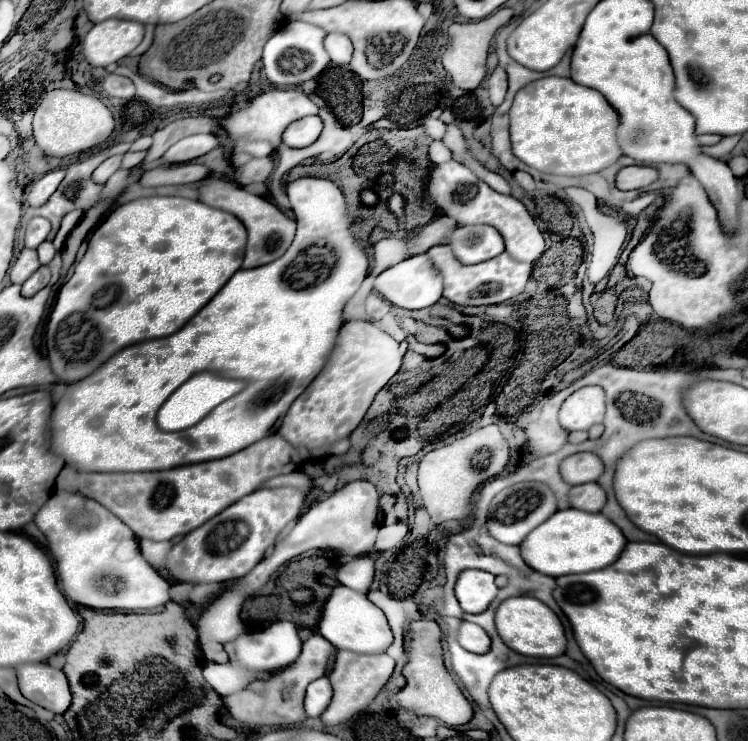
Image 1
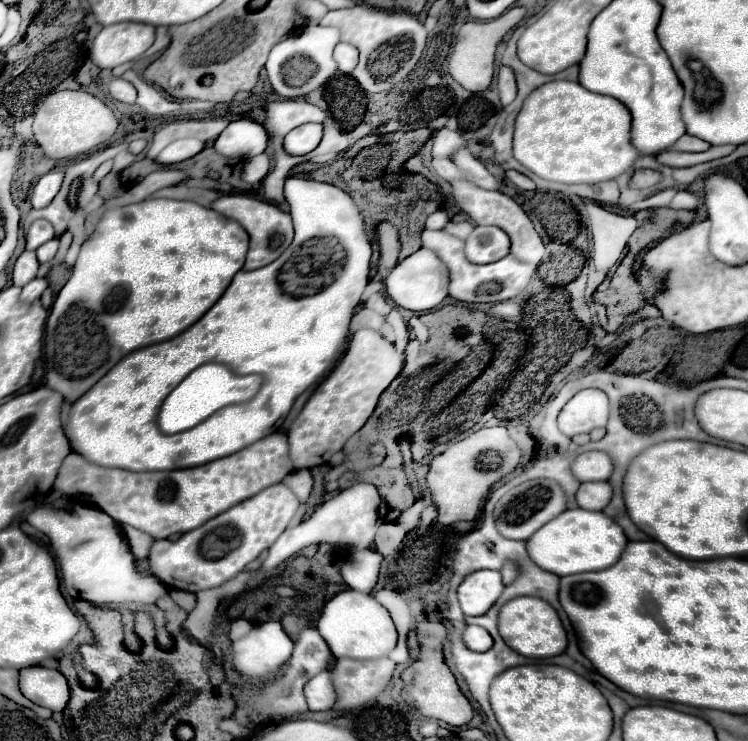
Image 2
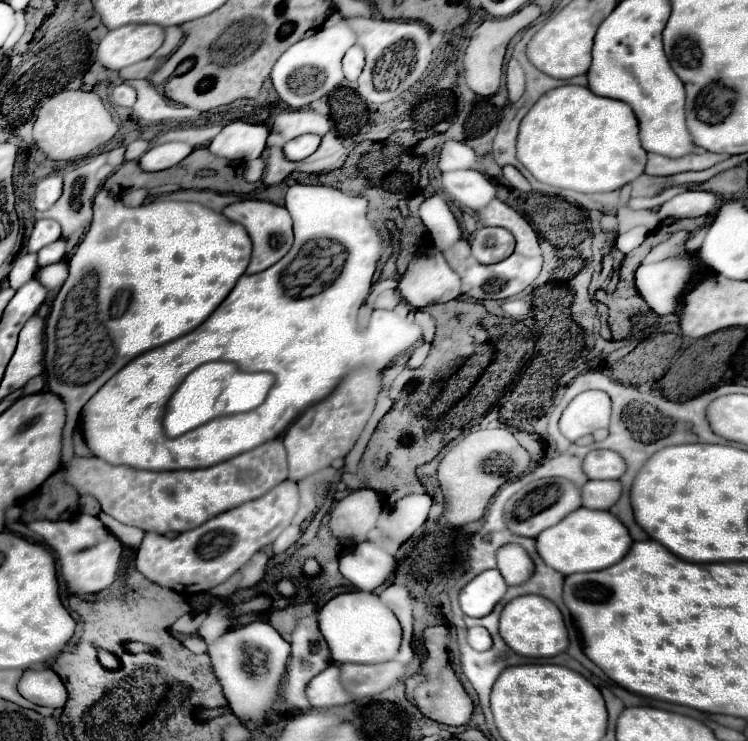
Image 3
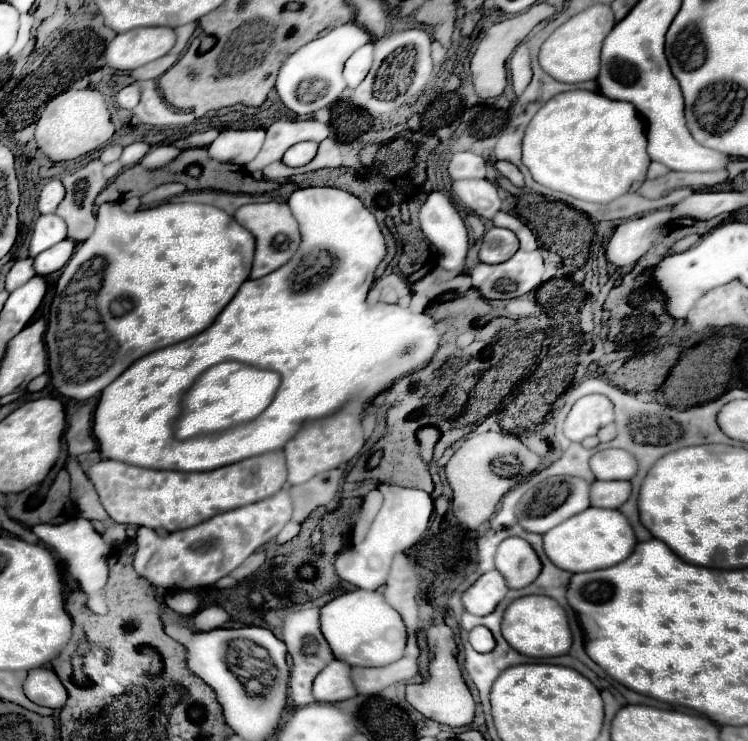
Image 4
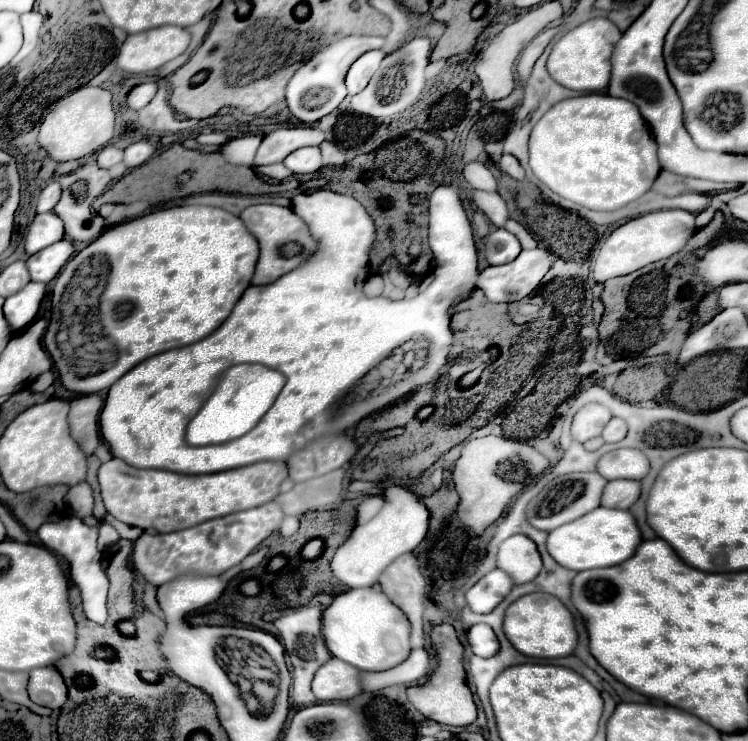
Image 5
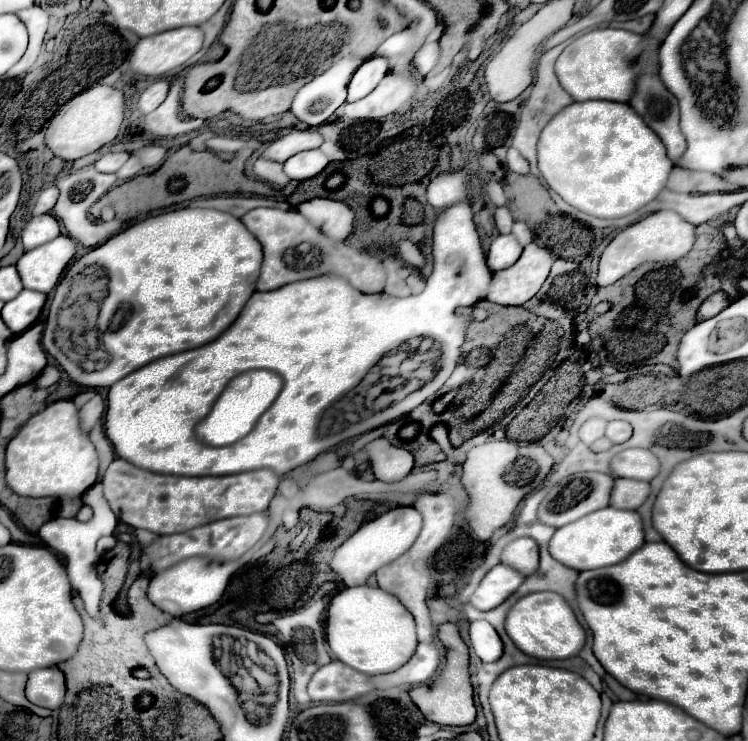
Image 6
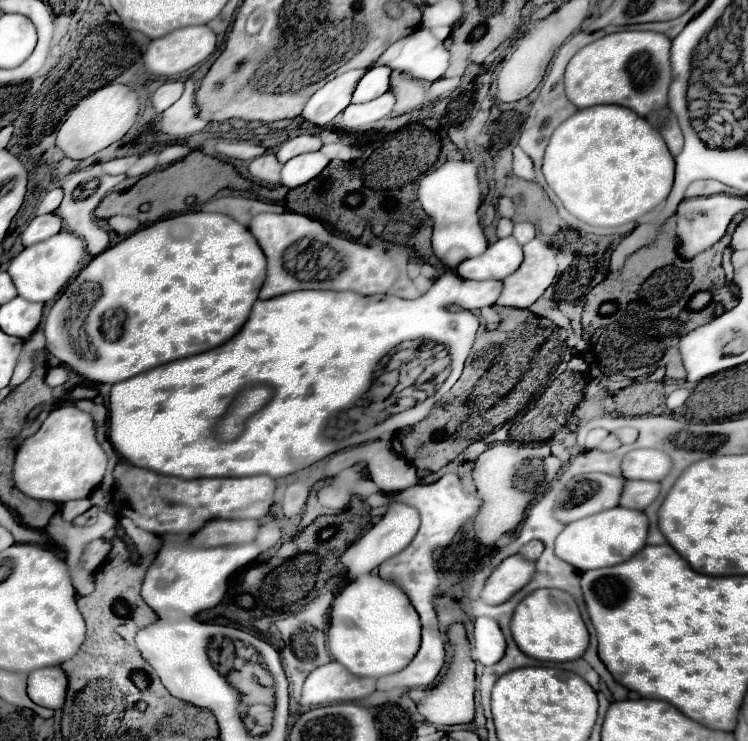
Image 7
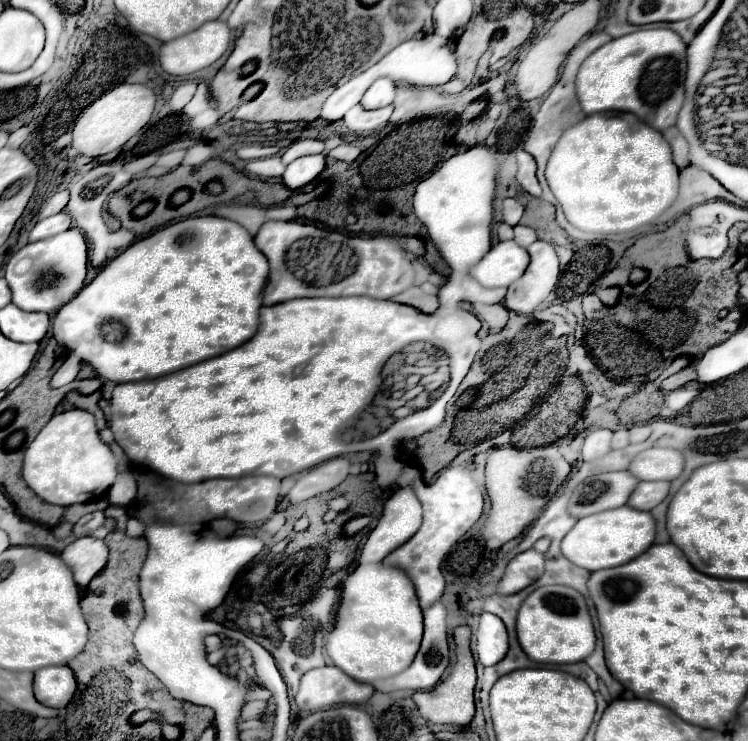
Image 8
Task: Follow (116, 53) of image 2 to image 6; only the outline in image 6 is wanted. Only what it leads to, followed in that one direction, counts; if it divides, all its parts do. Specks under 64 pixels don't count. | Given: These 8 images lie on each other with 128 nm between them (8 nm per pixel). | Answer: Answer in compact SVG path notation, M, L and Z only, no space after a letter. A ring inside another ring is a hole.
M192 26L140 38L128 54L128 66L134 74L160 78L194 56L202 48L202 40L202 30Z

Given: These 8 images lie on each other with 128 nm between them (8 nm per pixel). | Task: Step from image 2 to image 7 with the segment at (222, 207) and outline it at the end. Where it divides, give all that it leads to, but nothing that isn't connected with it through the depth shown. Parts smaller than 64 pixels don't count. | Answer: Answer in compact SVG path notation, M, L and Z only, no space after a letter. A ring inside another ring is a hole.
M296 212L256 214L248 230L266 254L266 282L260 298L274 298L294 290L352 290L358 294L386 294L396 280L396 266L380 246L364 246L356 240L334 236L328 228L310 216Z

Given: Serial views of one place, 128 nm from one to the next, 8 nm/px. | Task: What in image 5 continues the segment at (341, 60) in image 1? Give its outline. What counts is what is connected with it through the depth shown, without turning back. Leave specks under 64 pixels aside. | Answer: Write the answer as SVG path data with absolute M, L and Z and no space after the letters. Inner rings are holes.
M368 50L350 66L350 70L346 74L346 86L348 86L350 96L354 96L356 92L362 92L366 88L370 76L376 72L376 68L380 68L382 58L384 58L382 50Z

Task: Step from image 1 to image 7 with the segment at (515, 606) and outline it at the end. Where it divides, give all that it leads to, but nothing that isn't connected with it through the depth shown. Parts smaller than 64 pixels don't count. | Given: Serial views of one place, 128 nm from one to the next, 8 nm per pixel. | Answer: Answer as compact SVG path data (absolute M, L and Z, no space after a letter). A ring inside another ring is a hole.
M536 590L528 594L514 610L510 622L518 648L542 662L570 662L582 658L588 648L588 630L574 598L564 590Z

